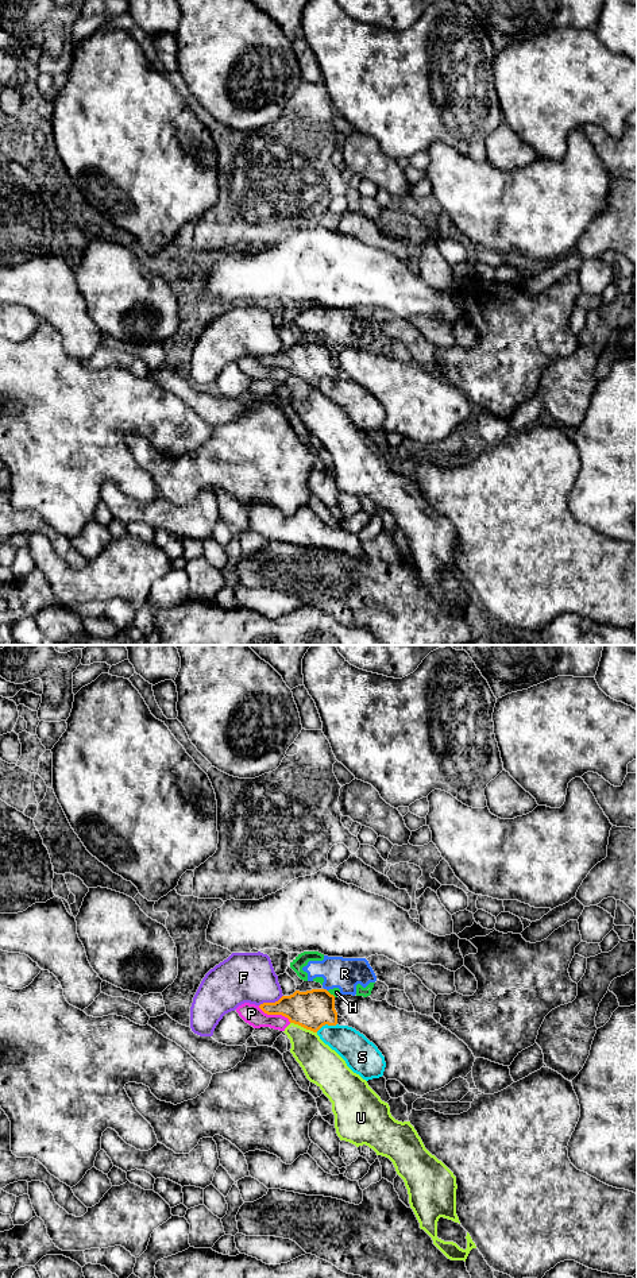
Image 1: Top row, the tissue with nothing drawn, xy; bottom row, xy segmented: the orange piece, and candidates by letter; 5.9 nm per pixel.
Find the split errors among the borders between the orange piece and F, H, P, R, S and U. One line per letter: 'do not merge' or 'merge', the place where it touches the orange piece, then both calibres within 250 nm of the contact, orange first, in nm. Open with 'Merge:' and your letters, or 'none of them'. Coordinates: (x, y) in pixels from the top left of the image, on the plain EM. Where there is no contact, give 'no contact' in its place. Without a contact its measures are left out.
Merge: none of them
F: do not merge; meets orange in xy at (270, 355); 220 nm thick on the orange side, 300 nm on the other
H: do not merge; meets orange in xy at (329, 346); 240 nm thick on the orange side, 50 nm on the other
P: do not merge; meets orange in xy at (274, 366); 240 nm thick on the orange side, 120 nm on the other
R: do not merge; meets orange in xy at (325, 342); 240 nm thick on the orange side, 190 nm on the other
S: do not merge; meets orange in xy at (325, 375); 240 nm thick on the orange side, 190 nm on the other
U: do not merge; meets orange in xy at (304, 379); 240 nm thick on the orange side, 220 nm on the other

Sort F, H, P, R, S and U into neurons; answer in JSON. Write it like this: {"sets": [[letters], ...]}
{"sets": [["F"], ["H", "R"], ["P"], ["S"], ["U"]]}

